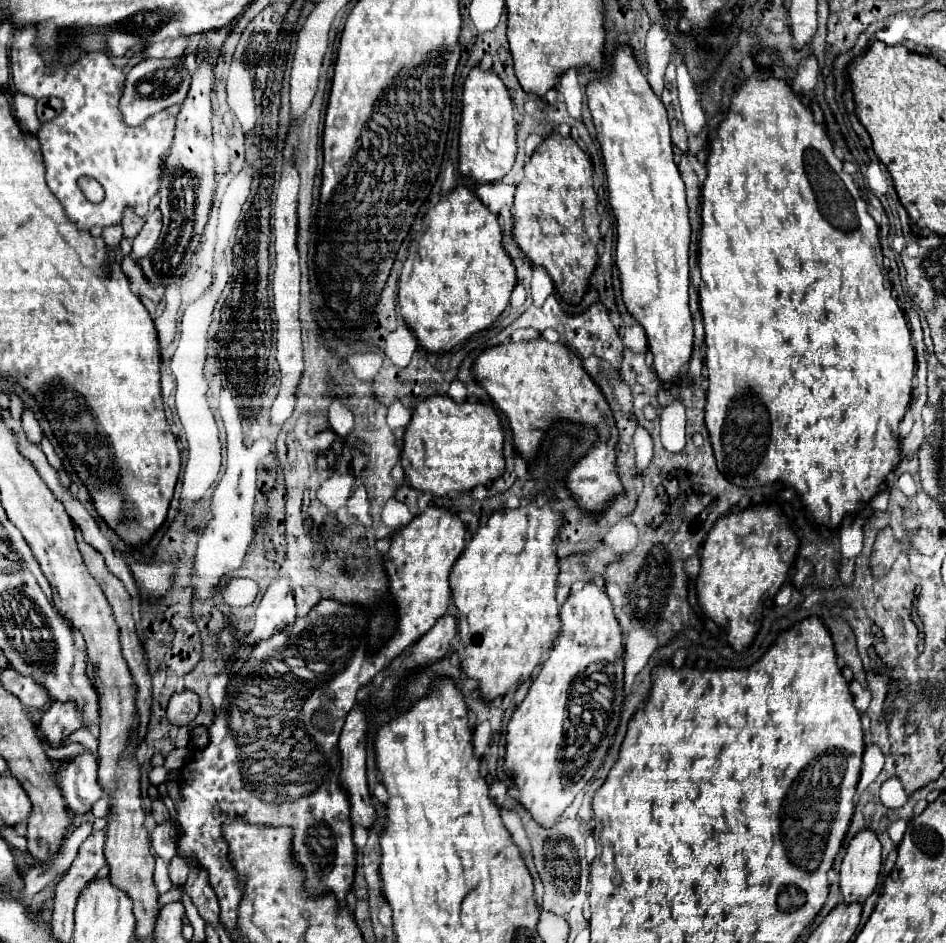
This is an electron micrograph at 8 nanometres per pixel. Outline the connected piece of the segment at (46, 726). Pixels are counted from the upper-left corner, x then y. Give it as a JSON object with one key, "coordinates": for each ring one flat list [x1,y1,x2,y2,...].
{"coordinates":[[52,702,48,712,44,712,40,724,38,724,38,736,46,740,52,748,60,748,64,740,80,730,84,724,78,720,78,710,70,702]]}

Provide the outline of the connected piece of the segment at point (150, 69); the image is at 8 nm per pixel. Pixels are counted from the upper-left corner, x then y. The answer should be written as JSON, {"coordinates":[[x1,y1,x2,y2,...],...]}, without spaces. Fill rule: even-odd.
{"coordinates":[[144,60,134,66,126,76,124,94,120,98,120,112,128,126,142,124,148,116,166,110,172,104,182,104,190,88,190,72,186,70,182,60]]}

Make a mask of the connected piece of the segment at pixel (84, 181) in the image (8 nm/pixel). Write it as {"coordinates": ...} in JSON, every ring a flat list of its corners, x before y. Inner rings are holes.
{"coordinates":[[80,178,78,186,90,202,98,202,104,198,104,190,94,178]]}

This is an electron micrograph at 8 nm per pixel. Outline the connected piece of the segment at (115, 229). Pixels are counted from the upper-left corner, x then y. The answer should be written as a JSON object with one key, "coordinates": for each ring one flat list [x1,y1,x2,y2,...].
{"coordinates":[[114,225,103,230,102,237,106,245,113,251,120,246,123,236,123,228,121,225]]}

